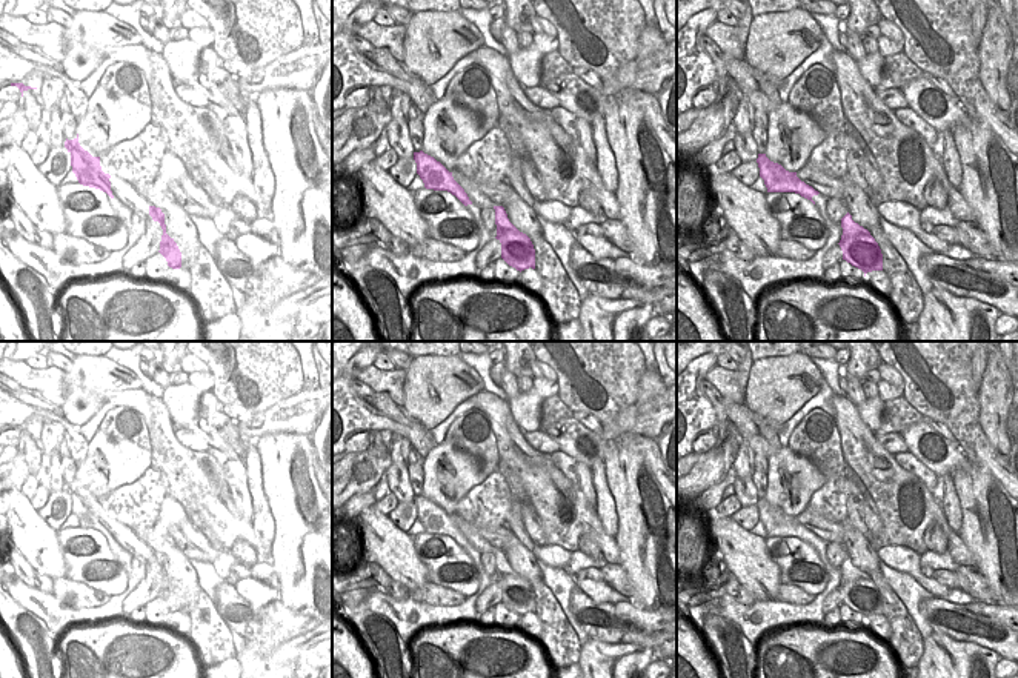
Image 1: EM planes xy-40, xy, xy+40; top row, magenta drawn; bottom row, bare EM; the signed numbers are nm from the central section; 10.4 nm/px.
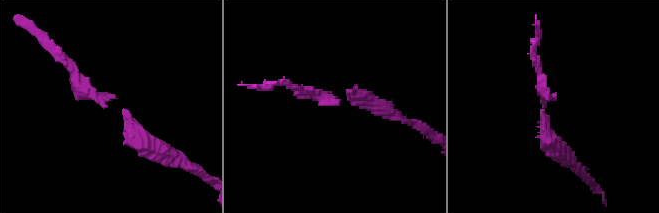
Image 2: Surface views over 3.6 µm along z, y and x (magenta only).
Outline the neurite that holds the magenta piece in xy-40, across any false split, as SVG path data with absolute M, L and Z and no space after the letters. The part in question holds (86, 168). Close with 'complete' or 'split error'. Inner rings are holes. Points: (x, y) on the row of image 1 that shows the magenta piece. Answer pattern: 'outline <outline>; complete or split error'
outline M78 134L74 140L66 138L65 148L71 154L72 172L75 174L78 183L100 189L114 198L109 181L111 175L101 171L100 157L92 157L80 146Z; complete

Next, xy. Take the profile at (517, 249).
outline M494 206L497 240L501 243L501 258L517 271L535 269L535 249L531 238L520 232L507 218L503 206Z; complete

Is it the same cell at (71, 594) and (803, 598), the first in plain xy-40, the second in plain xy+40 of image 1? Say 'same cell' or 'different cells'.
same cell

